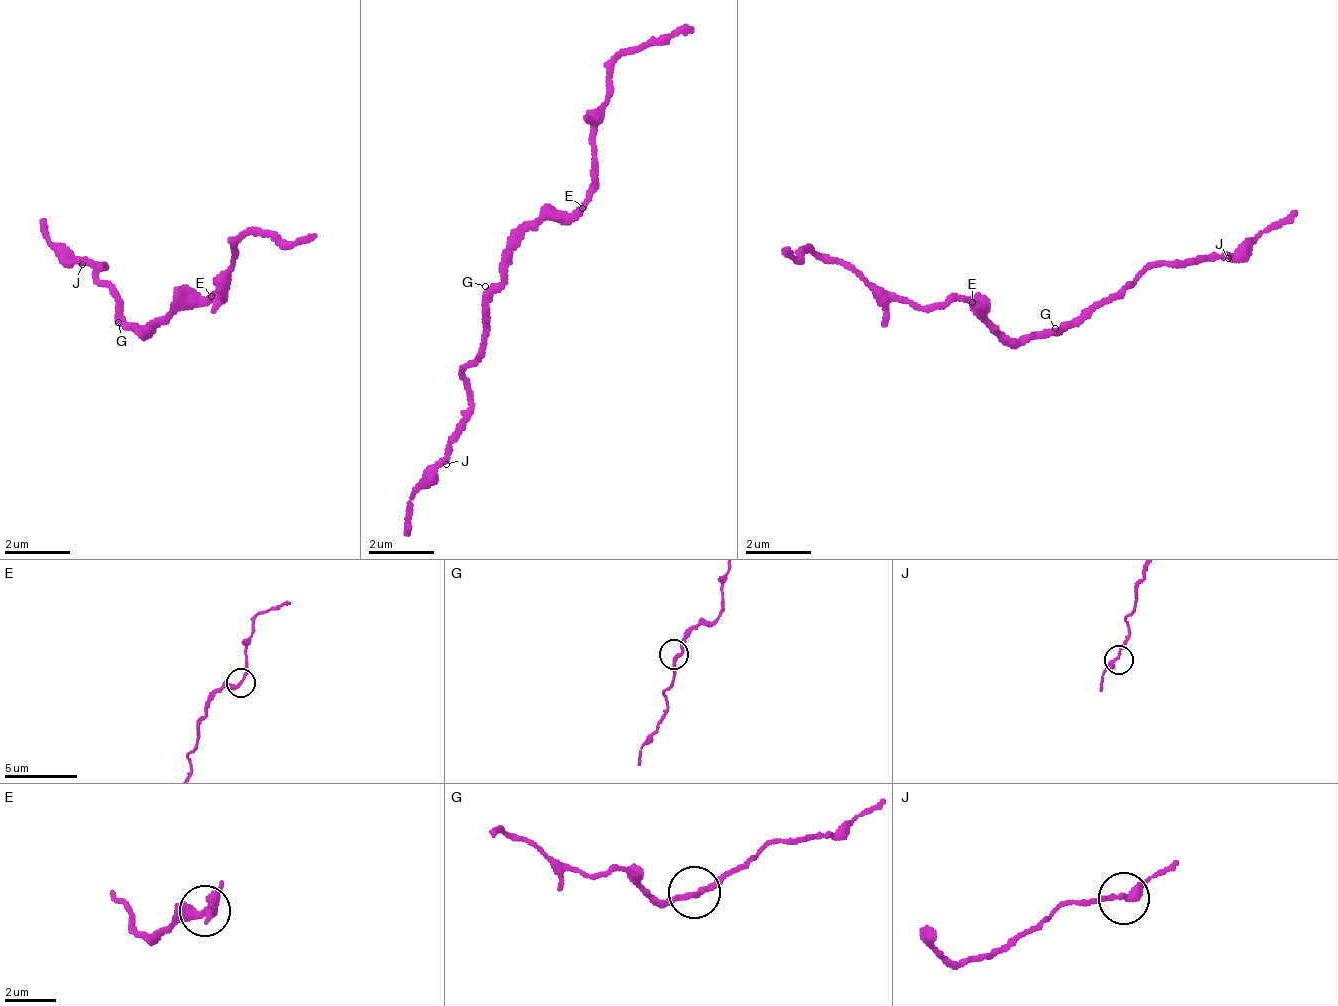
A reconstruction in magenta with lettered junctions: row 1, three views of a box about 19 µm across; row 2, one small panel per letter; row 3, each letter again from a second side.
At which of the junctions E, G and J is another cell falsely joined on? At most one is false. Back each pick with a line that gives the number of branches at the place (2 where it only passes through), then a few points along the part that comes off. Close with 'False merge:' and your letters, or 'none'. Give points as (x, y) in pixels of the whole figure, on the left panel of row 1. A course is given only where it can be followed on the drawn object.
False merge: none

